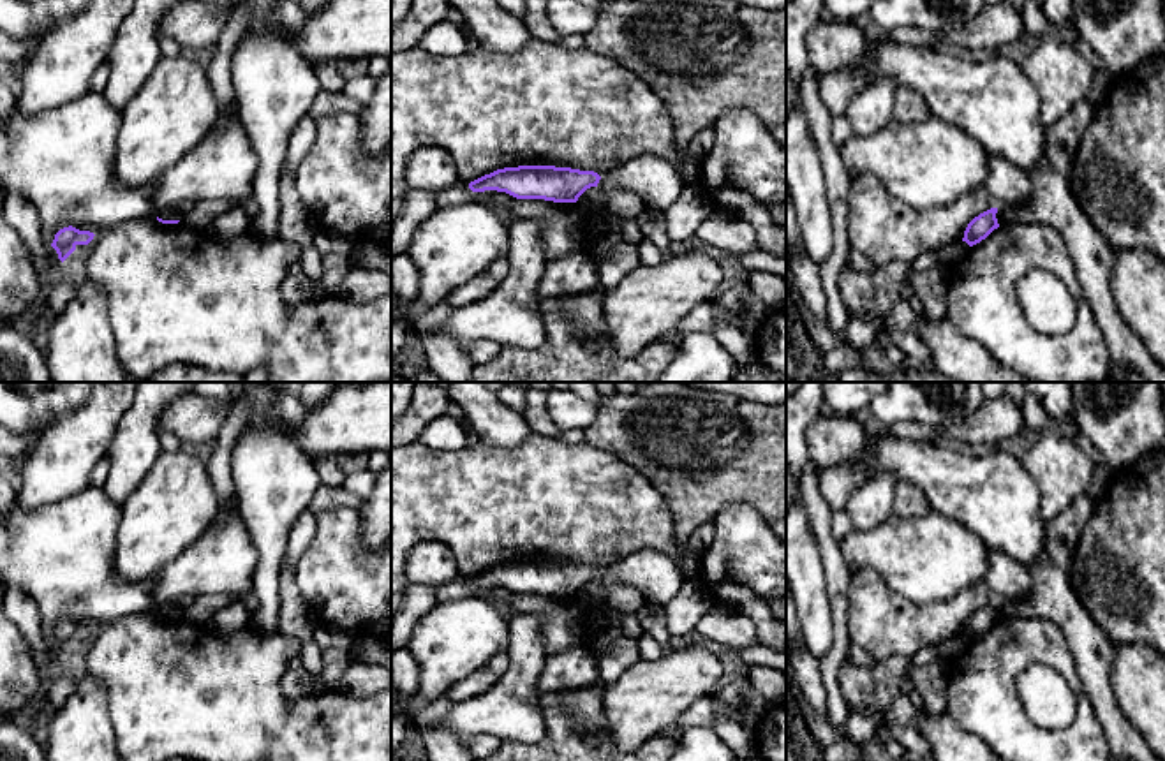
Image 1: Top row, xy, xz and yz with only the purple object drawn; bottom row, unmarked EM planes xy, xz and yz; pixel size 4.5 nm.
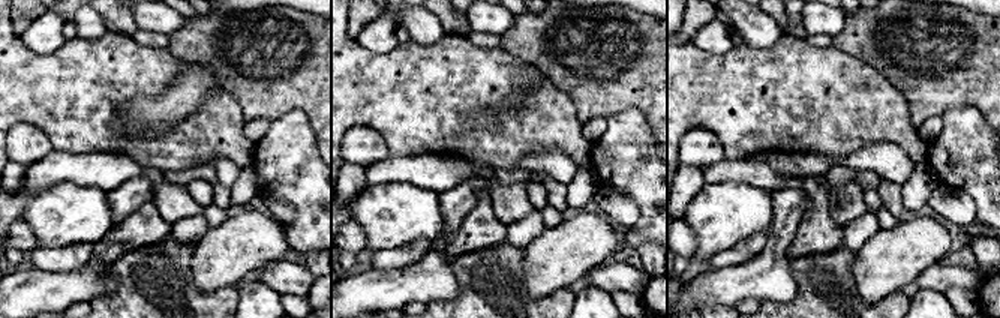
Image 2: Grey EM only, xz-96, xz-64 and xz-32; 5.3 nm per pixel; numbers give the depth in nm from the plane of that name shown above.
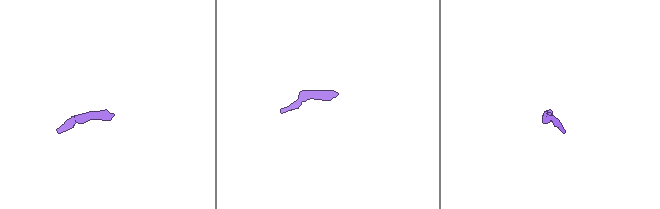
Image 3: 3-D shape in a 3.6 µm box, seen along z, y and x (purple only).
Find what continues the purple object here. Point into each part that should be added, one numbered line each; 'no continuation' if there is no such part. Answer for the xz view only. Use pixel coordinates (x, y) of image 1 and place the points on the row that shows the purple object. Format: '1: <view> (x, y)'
1: xz (652, 178)

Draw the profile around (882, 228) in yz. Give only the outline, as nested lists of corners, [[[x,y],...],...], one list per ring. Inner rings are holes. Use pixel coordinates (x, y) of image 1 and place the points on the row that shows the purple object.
[[[872,174],[851,178],[848,194],[848,243],[874,266],[911,264],[922,254],[961,241],[968,224],[996,208],[985,188],[948,206],[911,208],[892,197]]]

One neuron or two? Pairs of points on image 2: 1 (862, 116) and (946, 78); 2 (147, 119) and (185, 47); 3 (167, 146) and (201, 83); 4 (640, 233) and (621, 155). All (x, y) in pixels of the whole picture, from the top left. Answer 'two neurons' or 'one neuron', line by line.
1: two neurons
2: two neurons
3: two neurons
4: one neuron

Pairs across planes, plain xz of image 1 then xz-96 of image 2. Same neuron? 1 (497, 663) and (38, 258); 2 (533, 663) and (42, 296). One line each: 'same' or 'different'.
1: same
2: same

